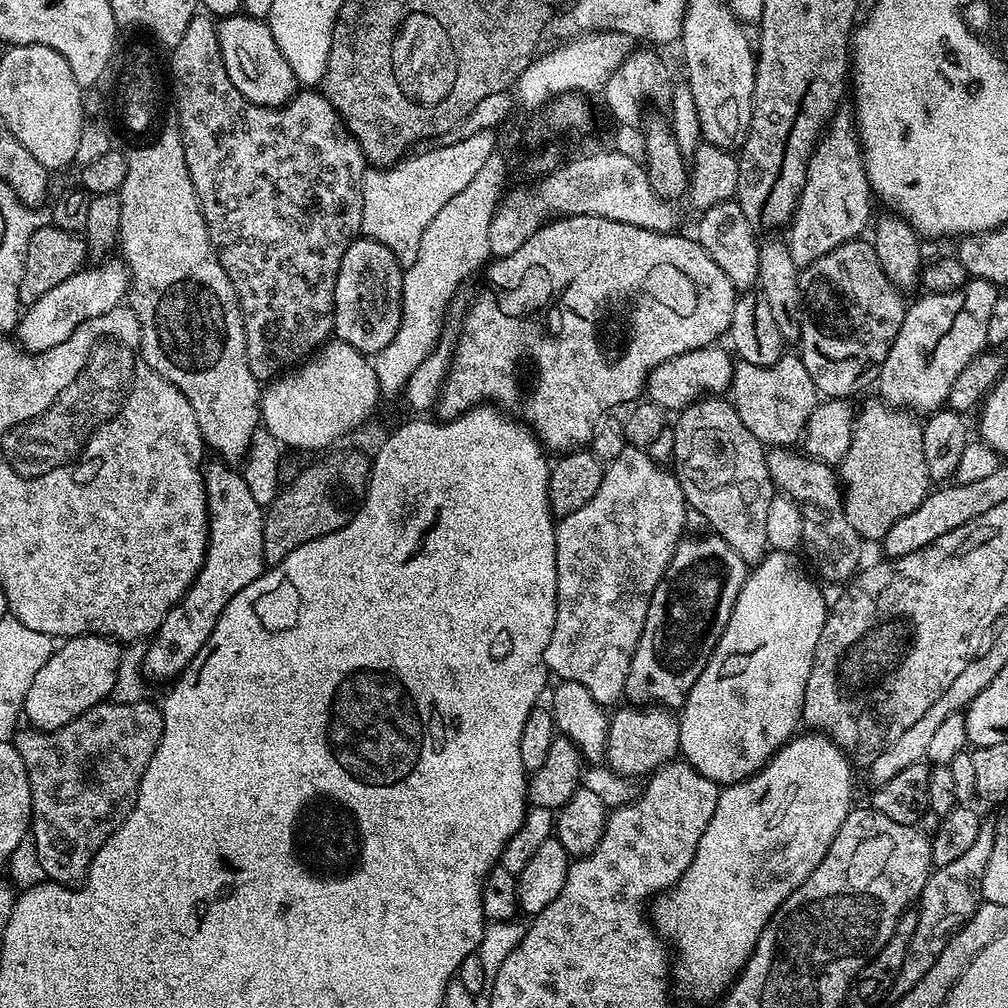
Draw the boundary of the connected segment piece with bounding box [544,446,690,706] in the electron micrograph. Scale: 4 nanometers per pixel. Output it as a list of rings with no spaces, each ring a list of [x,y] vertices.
[[[626,446],[618,458],[607,461],[602,486],[598,486],[598,494],[582,506],[582,510],[574,510],[574,514],[559,517],[556,524],[556,617],[554,630],[550,634],[550,642],[546,646],[544,665],[549,673],[560,680],[573,680],[580,682],[590,690],[590,694],[603,706],[615,705],[616,699],[624,696],[624,683],[630,674],[630,662],[634,658],[634,650],[638,646],[638,638],[642,638],[642,630],[646,626],[646,610],[650,610],[650,598],[666,570],[670,566],[670,558],[674,558],[674,550],[679,546],[684,532],[684,519],[690,515],[690,509],[684,499],[684,491],[675,475],[664,468],[659,468],[648,457],[649,453],[643,448]]]

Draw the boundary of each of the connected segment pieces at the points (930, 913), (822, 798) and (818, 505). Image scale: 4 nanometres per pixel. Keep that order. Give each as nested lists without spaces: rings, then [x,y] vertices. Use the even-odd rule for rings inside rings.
[[[981,823],[978,838],[974,838],[974,843],[955,862],[936,868],[929,874],[918,901],[918,926],[914,926],[914,934],[906,950],[906,962],[902,962],[902,970],[898,970],[898,978],[888,993],[891,1001],[904,997],[910,990],[914,990],[914,986],[918,986],[918,982],[922,982],[926,970],[934,966],[934,958],[942,954],[948,937],[953,936],[976,913],[977,906],[982,903],[982,874],[986,872],[986,862],[990,860],[990,850],[994,848],[995,833],[995,823]]]
[[[808,730],[805,733],[805,736],[797,734],[788,743],[783,744],[768,759],[767,764],[758,769],[750,778],[721,787],[720,797],[714,806],[714,814],[710,817],[710,822],[706,822],[706,830],[702,830],[702,838],[694,850],[694,858],[690,862],[690,866],[686,866],[686,874],[682,874],[682,878],[678,878],[678,882],[667,892],[660,893],[651,901],[650,919],[652,927],[664,937],[665,941],[670,942],[674,949],[675,983],[677,980],[696,1000],[704,998],[715,1001],[724,995],[732,981],[744,969],[744,964],[750,958],[762,930],[768,925],[776,909],[782,906],[782,902],[786,902],[786,898],[790,898],[790,894],[794,890],[798,890],[798,886],[802,886],[802,882],[806,882],[806,878],[810,878],[810,874],[814,874],[818,862],[822,862],[822,858],[826,858],[826,850],[830,850],[830,842],[834,842],[834,834],[838,834],[842,822],[846,822],[846,818],[852,812],[854,807],[854,801],[852,801],[852,771],[854,771],[854,765],[852,761],[832,741],[831,736],[821,734],[816,730]]]
[[[773,447],[767,453],[767,469],[773,485],[791,497],[803,515],[802,550],[814,562],[813,571],[818,572],[817,577],[821,581],[849,581],[859,569],[864,542],[846,519],[843,493],[835,469],[789,447]]]

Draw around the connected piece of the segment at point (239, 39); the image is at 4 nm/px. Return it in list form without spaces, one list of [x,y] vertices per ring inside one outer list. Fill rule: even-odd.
[[[243,14],[223,17],[217,21],[216,33],[226,72],[234,86],[238,87],[238,92],[248,101],[267,108],[278,108],[296,95],[300,85],[264,20]]]

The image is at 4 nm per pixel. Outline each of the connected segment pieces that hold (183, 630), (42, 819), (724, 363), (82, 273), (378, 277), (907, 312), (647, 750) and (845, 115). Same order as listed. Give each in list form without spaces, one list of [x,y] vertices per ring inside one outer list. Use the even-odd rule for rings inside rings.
[[[228,462],[215,463],[203,469],[208,495],[208,549],[204,561],[184,597],[162,618],[162,626],[144,650],[144,670],[153,681],[175,681],[194,654],[206,646],[210,634],[214,634],[214,626],[218,626],[218,618],[222,618],[222,610],[226,610],[230,598],[266,571],[262,554],[265,509],[254,502],[243,471],[235,472]]]
[[[145,698],[117,704],[105,702],[95,704],[86,714],[66,722],[53,732],[38,732],[31,726],[24,726],[15,733],[14,743],[30,782],[32,799],[32,822],[30,838],[38,850],[38,862],[42,862],[45,877],[53,884],[76,886],[88,874],[88,867],[97,850],[114,834],[122,819],[122,812],[116,809],[116,796],[135,797],[140,788],[142,774],[158,750],[158,742],[164,729],[164,714],[159,707]],[[80,772],[92,772],[96,780],[80,780]]]
[[[708,344],[704,348],[678,354],[654,366],[648,373],[646,381],[647,399],[665,410],[671,410],[671,408],[683,410],[701,394],[727,393],[732,386],[734,356],[727,347],[726,349],[720,347],[716,344]]]
[[[105,259],[92,266],[96,268],[91,266],[81,268],[70,278],[66,278],[66,282],[58,282],[54,290],[42,294],[38,302],[27,305],[14,329],[19,347],[26,352],[45,352],[58,346],[58,342],[66,342],[66,338],[70,338],[70,334],[74,334],[74,330],[82,322],[98,318],[110,310],[121,307],[123,300],[120,299],[123,296],[125,299],[130,292],[128,265],[123,259],[112,259]]]
[[[357,238],[342,254],[342,266],[338,266],[338,278],[334,286],[335,339],[354,346],[372,358],[389,346],[398,333],[403,308],[403,276],[398,258],[390,254],[382,242]]]
[[[969,279],[950,294],[920,294],[904,310],[902,326],[880,367],[879,399],[913,414],[931,414],[947,405],[950,386],[962,369],[979,352],[989,347],[986,330],[998,295],[997,285],[988,280]]]
[[[659,706],[627,707],[617,707],[617,712],[612,712],[608,721],[606,764],[620,776],[644,778],[663,764],[677,759],[680,750],[680,721],[675,711]]]
[[[846,108],[837,109],[812,152],[811,160],[807,166],[806,182],[803,184],[802,194],[799,196],[799,204],[792,216],[792,223],[788,226],[790,236],[787,235],[786,241],[794,264],[802,269],[818,258],[824,257],[840,244],[857,239],[867,224],[867,228],[869,227],[870,218],[868,222],[868,215],[872,212],[872,204],[874,205],[874,193],[868,184],[864,153],[860,148],[855,117],[849,109],[848,111]]]

